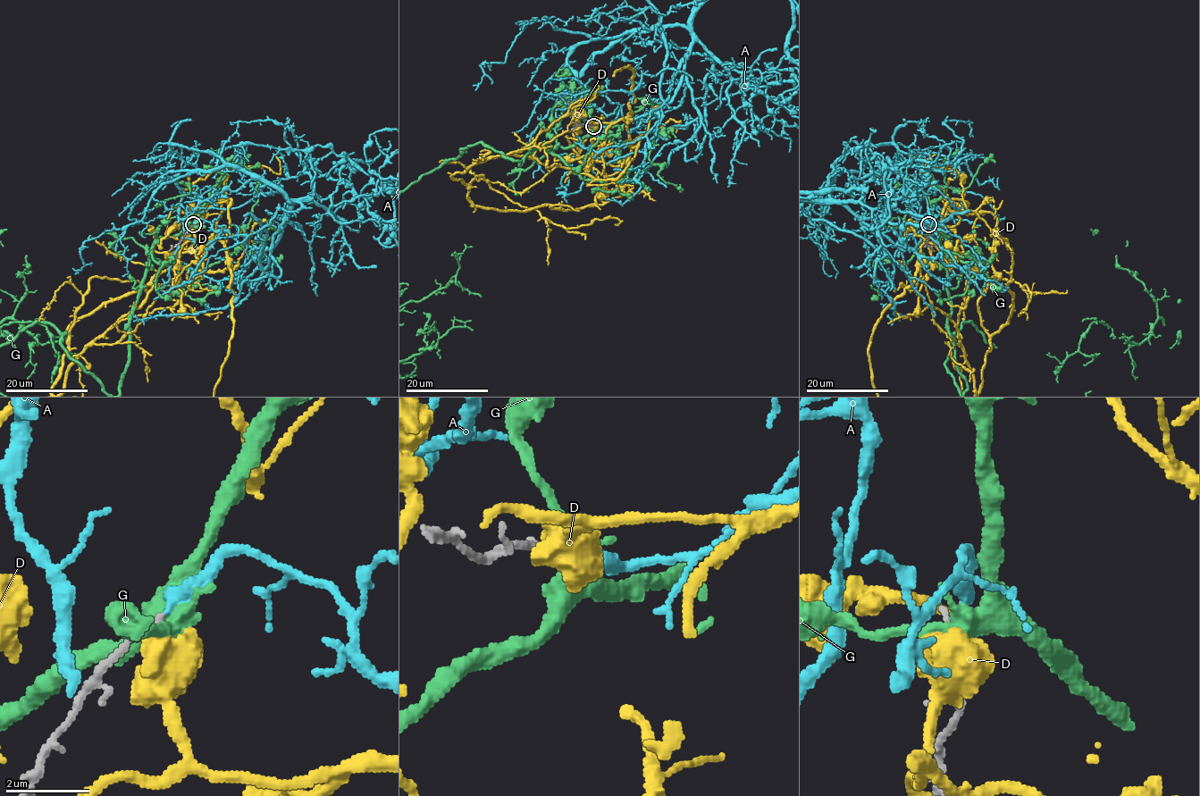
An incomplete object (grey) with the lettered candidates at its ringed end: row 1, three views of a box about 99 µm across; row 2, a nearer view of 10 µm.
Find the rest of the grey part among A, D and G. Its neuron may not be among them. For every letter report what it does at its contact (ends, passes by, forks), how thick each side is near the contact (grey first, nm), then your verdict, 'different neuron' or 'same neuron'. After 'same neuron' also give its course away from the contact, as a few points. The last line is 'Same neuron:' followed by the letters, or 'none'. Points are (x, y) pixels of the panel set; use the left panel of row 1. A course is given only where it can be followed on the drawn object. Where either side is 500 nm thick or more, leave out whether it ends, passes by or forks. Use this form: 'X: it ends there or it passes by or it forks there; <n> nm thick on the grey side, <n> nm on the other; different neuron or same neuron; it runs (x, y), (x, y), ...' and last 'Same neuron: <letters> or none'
A: it ends there; 200 nm thick on the grey side, 300 nm on the other; same neuron
D: 240 nm thick on the grey side, 700 nm on the other; different neuron
G: it forks there; 200 nm thick on the grey side, 360 nm on the other; different neuron
Same neuron: A

